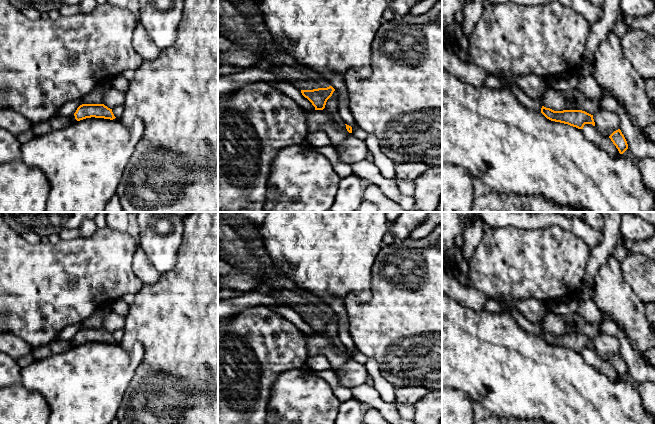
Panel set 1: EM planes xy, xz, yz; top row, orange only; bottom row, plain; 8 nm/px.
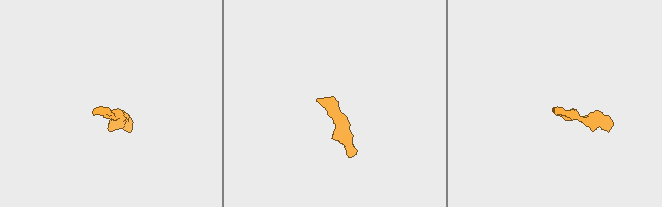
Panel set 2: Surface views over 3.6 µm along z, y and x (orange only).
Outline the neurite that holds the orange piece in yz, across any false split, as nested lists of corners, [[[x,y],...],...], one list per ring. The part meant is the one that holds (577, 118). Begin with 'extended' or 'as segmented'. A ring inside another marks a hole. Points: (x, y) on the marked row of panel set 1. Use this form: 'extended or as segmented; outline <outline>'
as segmented; outline [[[542,106],[541,113],[551,121],[568,124],[578,129],[583,129],[585,124],[595,126],[593,115],[582,110],[554,111]]]

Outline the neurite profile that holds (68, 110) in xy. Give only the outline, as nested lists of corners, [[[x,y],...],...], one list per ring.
[[[73,100],[63,105],[57,112],[58,115],[72,117],[77,108],[82,105],[81,100]]]

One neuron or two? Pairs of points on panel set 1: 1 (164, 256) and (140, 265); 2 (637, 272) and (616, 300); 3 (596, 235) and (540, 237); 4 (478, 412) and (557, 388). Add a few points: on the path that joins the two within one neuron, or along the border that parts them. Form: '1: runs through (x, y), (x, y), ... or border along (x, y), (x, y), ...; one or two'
1: border along (139, 245), (148, 260), (161, 273); two
2: border along (620, 262), (623, 279), (643, 301); two
3: border along (555, 225), (571, 232), (590, 249); two
4: border along (473, 401), (478, 401), (491, 413); two

